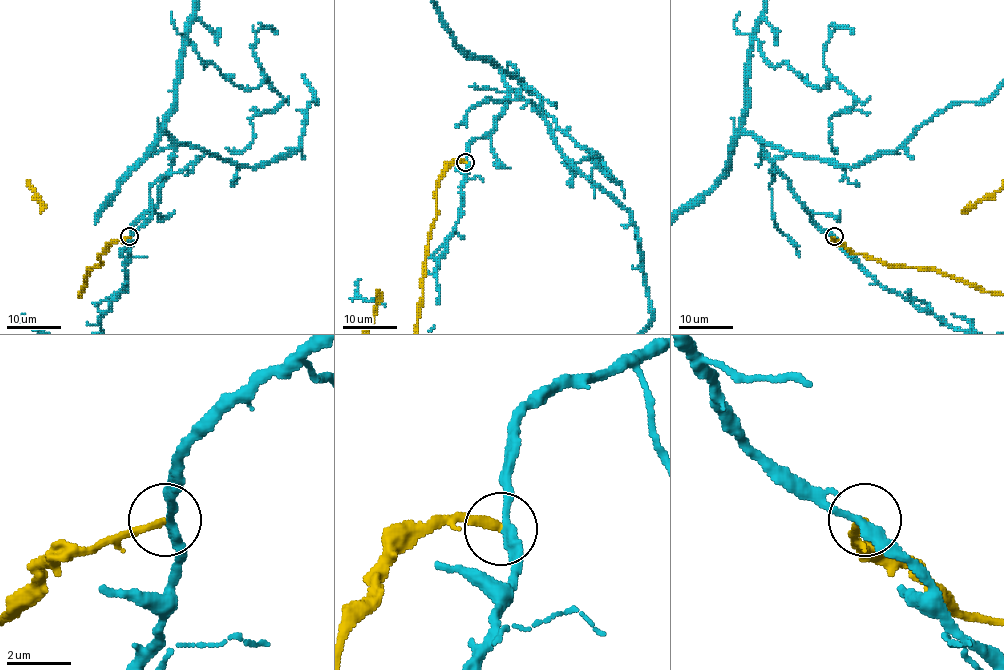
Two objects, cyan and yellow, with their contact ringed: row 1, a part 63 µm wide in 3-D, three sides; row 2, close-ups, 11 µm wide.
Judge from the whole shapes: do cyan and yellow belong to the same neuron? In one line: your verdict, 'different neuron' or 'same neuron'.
different neuron

